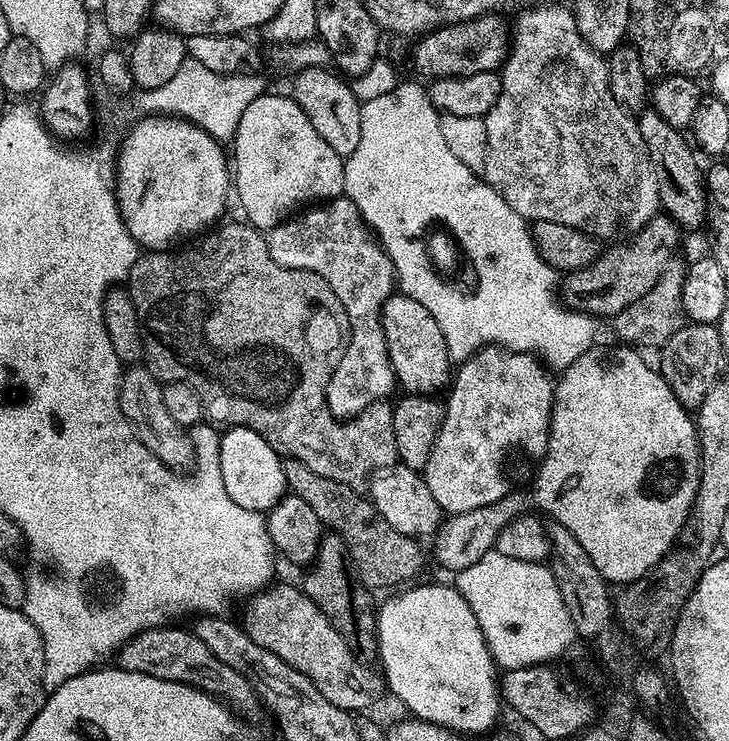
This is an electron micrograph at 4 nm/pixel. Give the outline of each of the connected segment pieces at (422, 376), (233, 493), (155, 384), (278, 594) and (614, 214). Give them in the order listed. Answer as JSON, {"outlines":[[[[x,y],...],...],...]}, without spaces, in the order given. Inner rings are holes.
{"outlines":[[[[394,294],[382,306],[380,321],[386,338],[390,366],[396,375],[397,385],[401,389],[404,388],[405,393],[427,396],[439,393],[439,388],[444,390],[449,387],[454,365],[442,328],[438,326],[438,322],[434,322],[426,306],[414,302],[414,298],[409,296]]],[[[249,427],[223,431],[219,444],[219,466],[227,494],[243,509],[267,513],[287,493],[283,459],[260,434]]],[[[128,366],[123,369],[120,377],[120,409],[126,419],[128,426],[132,429],[136,439],[142,442],[142,446],[146,446],[146,450],[150,450],[150,454],[154,454],[154,458],[158,458],[167,468],[173,470],[188,470],[194,464],[194,440],[192,440],[185,429],[178,426],[178,422],[174,422],[174,418],[166,410],[166,405],[162,403],[162,384],[153,376],[147,366]]],[[[273,583],[247,597],[245,604],[248,605],[242,619],[244,632],[250,634],[258,646],[266,646],[270,654],[278,654],[282,662],[306,674],[326,702],[334,702],[334,706],[343,712],[356,714],[368,710],[380,695],[385,695],[386,685],[381,673],[356,658],[326,614],[322,614],[322,610],[318,610],[318,606],[314,606],[312,599],[297,585],[295,588],[292,584]]],[[[536,4],[533,8],[526,9],[517,18],[516,28],[514,24],[510,51],[498,75],[500,77],[498,100],[482,118],[486,126],[486,162],[482,175],[491,188],[498,190],[498,194],[506,198],[506,206],[510,206],[510,210],[514,210],[526,222],[537,220],[562,222],[562,226],[574,226],[604,242],[612,242],[617,238],[628,238],[641,232],[646,222],[650,222],[652,217],[661,211],[658,182],[654,178],[654,166],[650,162],[646,142],[642,142],[642,134],[638,130],[636,120],[628,117],[631,115],[610,94],[607,59],[601,53],[594,51],[580,36],[575,11],[569,5],[567,8],[564,4]]]]}

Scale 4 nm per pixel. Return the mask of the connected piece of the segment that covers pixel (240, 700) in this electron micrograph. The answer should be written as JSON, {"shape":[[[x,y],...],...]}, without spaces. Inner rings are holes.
{"shape":[[[161,626],[151,628],[134,638],[130,642],[121,644],[120,651],[114,657],[115,667],[123,672],[134,674],[150,674],[150,678],[162,678],[166,682],[188,684],[192,688],[201,688],[204,692],[211,692],[217,698],[223,698],[237,713],[252,712],[256,708],[258,692],[248,677],[238,670],[218,662],[218,658],[210,652],[193,631],[186,632],[182,628]]]}

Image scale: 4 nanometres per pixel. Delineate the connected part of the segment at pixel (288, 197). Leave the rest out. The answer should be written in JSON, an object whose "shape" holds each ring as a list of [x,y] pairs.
{"shape":[[[265,94],[254,98],[242,114],[242,122],[238,122],[238,130],[230,147],[230,156],[234,161],[234,196],[240,199],[243,219],[257,230],[278,226],[305,206],[331,202],[344,196],[345,157],[334,154],[334,149],[318,135],[318,130],[314,130],[310,118],[306,118],[291,95]]]}

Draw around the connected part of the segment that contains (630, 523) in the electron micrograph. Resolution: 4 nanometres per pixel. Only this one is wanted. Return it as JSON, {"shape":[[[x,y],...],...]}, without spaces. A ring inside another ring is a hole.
{"shape":[[[594,346],[586,354],[582,354],[582,358],[578,358],[568,368],[563,369],[555,381],[552,398],[552,421],[550,422],[550,434],[548,435],[548,451],[544,453],[539,461],[539,464],[541,464],[540,469],[536,472],[536,480],[522,490],[511,489],[498,502],[492,502],[487,506],[480,506],[476,510],[468,512],[453,513],[441,524],[433,543],[435,543],[434,554],[442,567],[450,570],[450,572],[457,572],[474,565],[479,558],[493,551],[498,534],[501,533],[502,529],[508,526],[514,518],[529,515],[530,513],[543,513],[545,517],[552,516],[548,518],[554,518],[555,523],[566,525],[574,534],[574,538],[578,538],[578,542],[582,542],[582,550],[586,550],[586,554],[590,554],[590,562],[594,562],[594,566],[598,566],[598,570],[603,574],[604,579],[612,586],[616,586],[616,584],[617,586],[633,584],[635,580],[645,576],[671,550],[672,543],[676,541],[682,526],[686,522],[688,511],[692,508],[692,503],[698,490],[700,447],[696,437],[696,421],[690,415],[689,409],[684,408],[682,402],[678,402],[678,398],[674,398],[670,386],[664,381],[659,371],[653,365],[651,368],[640,357],[643,355],[635,347],[600,347]]]}

